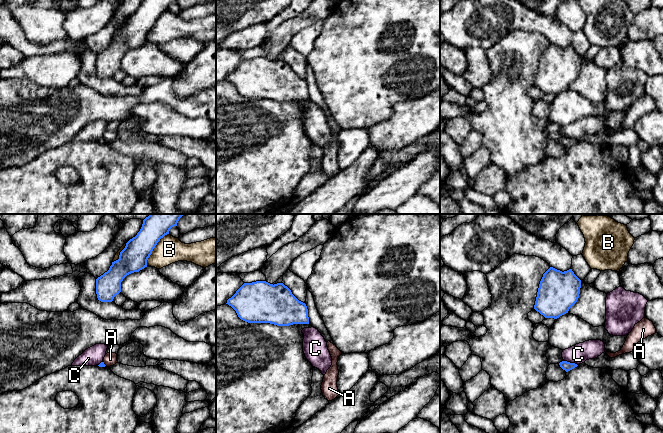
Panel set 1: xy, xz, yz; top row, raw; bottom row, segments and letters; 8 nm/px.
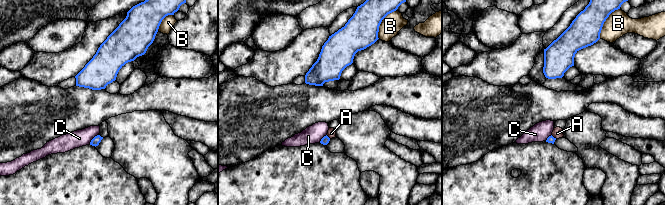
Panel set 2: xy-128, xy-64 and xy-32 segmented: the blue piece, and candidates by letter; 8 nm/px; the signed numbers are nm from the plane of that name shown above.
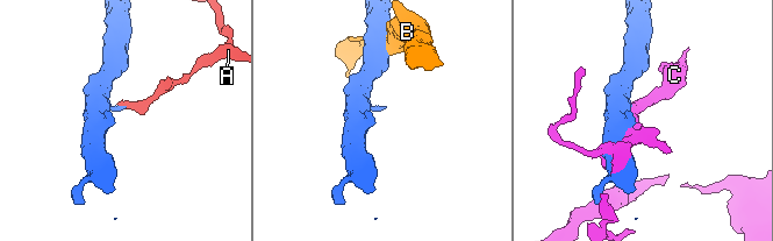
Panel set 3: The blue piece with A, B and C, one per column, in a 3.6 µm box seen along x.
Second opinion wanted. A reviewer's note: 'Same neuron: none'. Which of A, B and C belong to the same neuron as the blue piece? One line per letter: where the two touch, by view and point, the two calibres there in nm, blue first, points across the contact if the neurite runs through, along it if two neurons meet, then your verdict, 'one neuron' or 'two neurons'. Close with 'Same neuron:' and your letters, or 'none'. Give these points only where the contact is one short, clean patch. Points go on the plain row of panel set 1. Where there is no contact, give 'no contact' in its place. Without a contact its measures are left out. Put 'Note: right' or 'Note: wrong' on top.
Note: right
A: xy (103, 139) | 40/110 nm | along xy (103, 137), (106, 141) | two neurons
B: xy (154, 23) | 220/220 nm | two neurons
C: yz (571, 139) | 80/160 nm | two neurons
Same neuron: none

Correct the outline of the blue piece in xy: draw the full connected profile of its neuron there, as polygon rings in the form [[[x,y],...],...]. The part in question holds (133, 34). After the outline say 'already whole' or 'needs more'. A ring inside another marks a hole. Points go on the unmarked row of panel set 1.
[[[142,0],[137,11],[130,15],[120,28],[119,35],[112,38],[109,46],[96,55],[98,76],[112,78],[121,68],[123,55],[147,43],[147,36],[153,25],[174,2],[177,0]]] | already whole

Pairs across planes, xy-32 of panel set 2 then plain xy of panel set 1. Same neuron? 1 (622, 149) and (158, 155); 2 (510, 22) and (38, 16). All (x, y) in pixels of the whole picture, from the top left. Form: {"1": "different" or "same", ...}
{"1": "same", "2": "same"}

